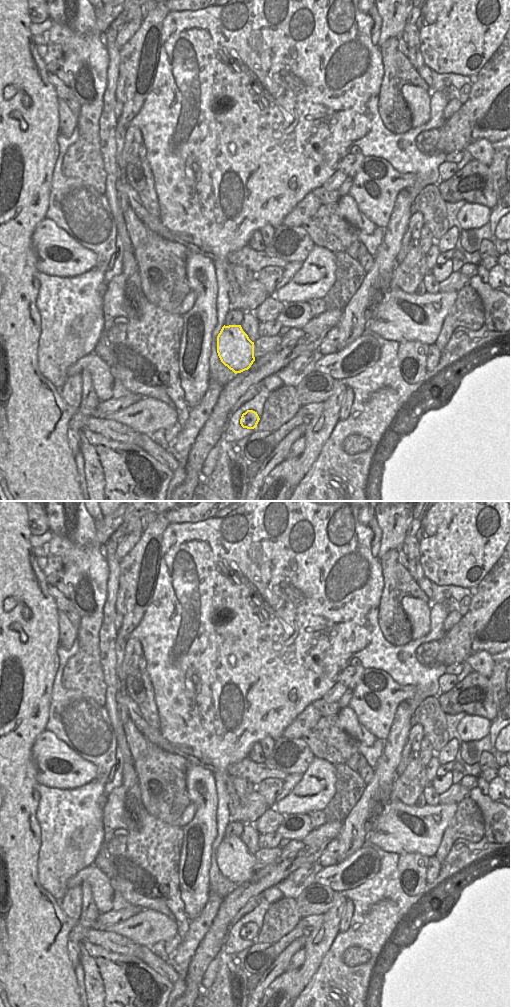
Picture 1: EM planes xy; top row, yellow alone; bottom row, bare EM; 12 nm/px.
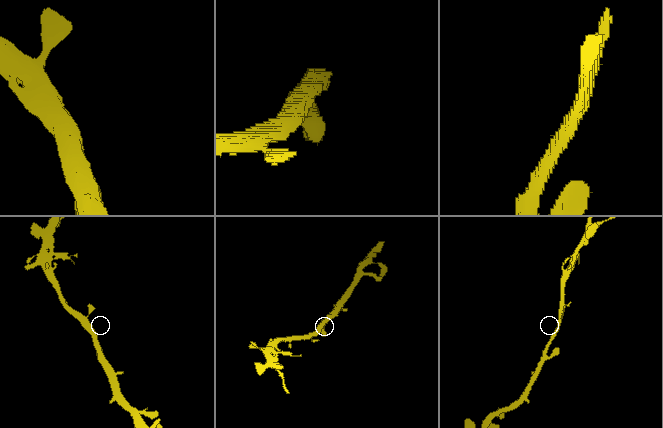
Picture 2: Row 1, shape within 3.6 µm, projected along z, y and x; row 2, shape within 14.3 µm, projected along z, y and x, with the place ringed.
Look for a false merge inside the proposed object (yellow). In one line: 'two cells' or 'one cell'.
one cell

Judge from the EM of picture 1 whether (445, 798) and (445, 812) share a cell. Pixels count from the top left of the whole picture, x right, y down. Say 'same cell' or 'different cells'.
different cells

